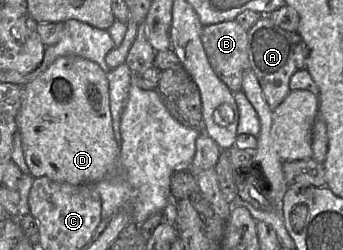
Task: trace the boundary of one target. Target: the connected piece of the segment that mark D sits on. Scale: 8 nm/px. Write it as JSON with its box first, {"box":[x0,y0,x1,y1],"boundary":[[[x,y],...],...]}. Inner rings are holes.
{"box":[16,56,126,185],"boundary":[[[77,56],[55,60],[40,76],[23,87],[16,123],[24,158],[33,178],[48,177],[71,185],[126,178],[126,170],[119,162],[120,152],[112,127],[107,74],[97,63]]]}

